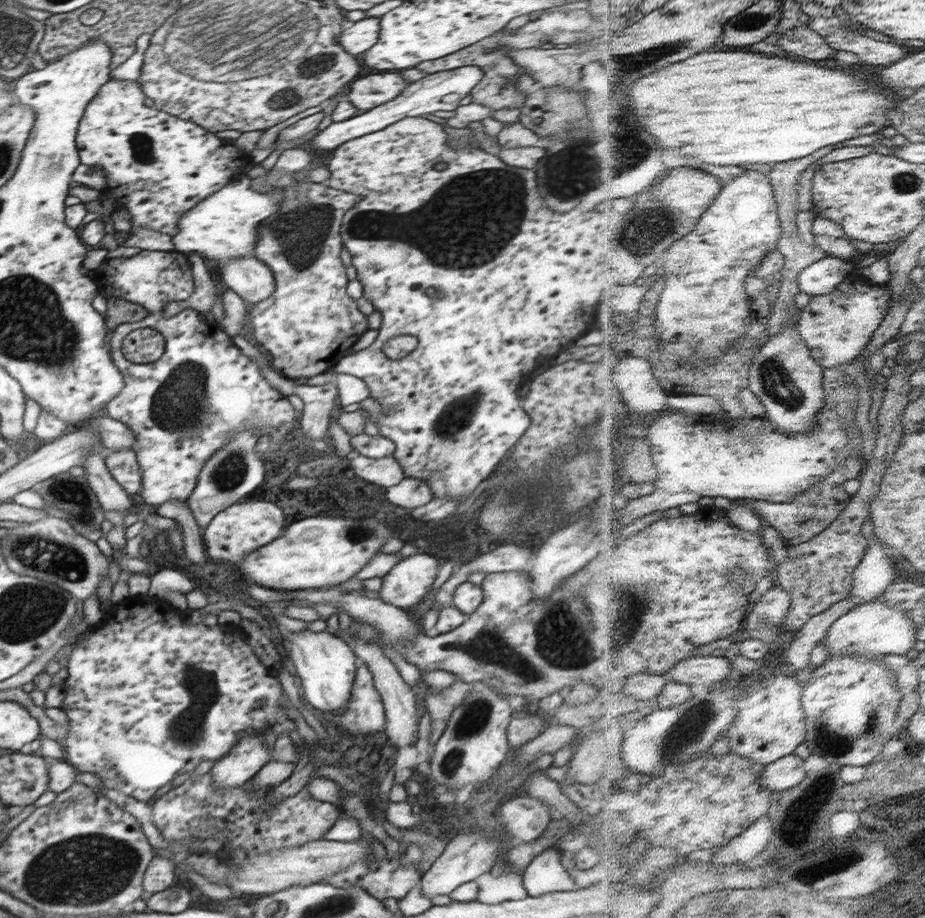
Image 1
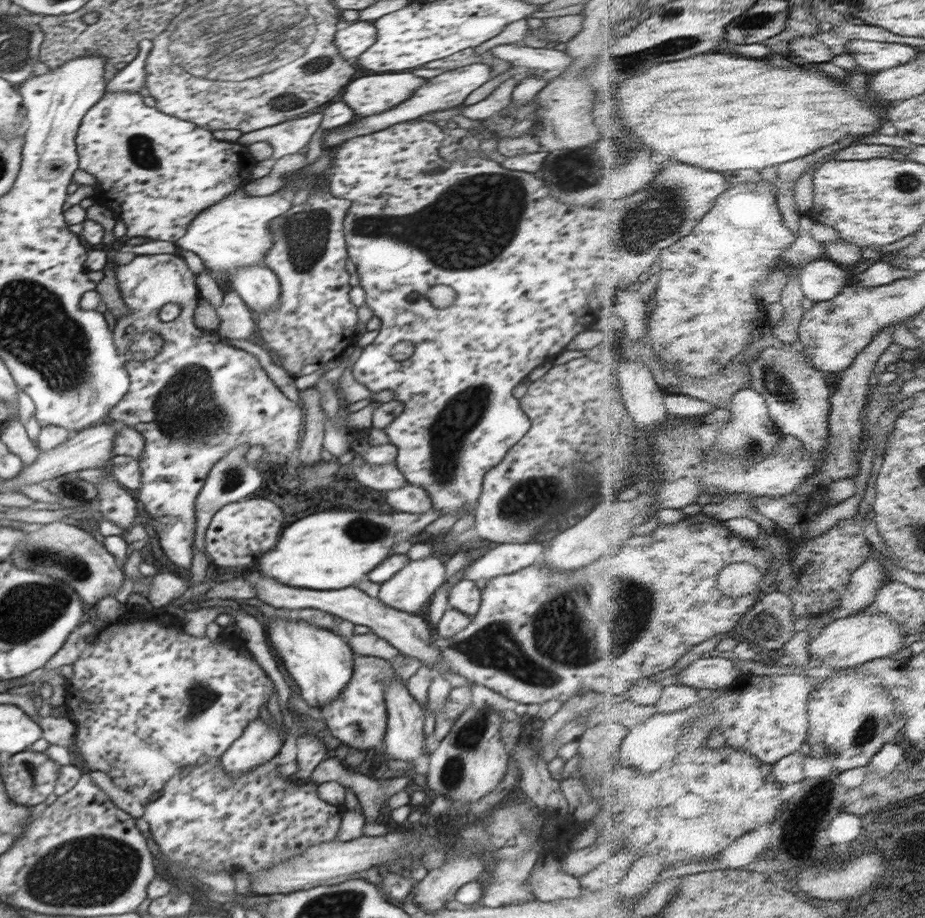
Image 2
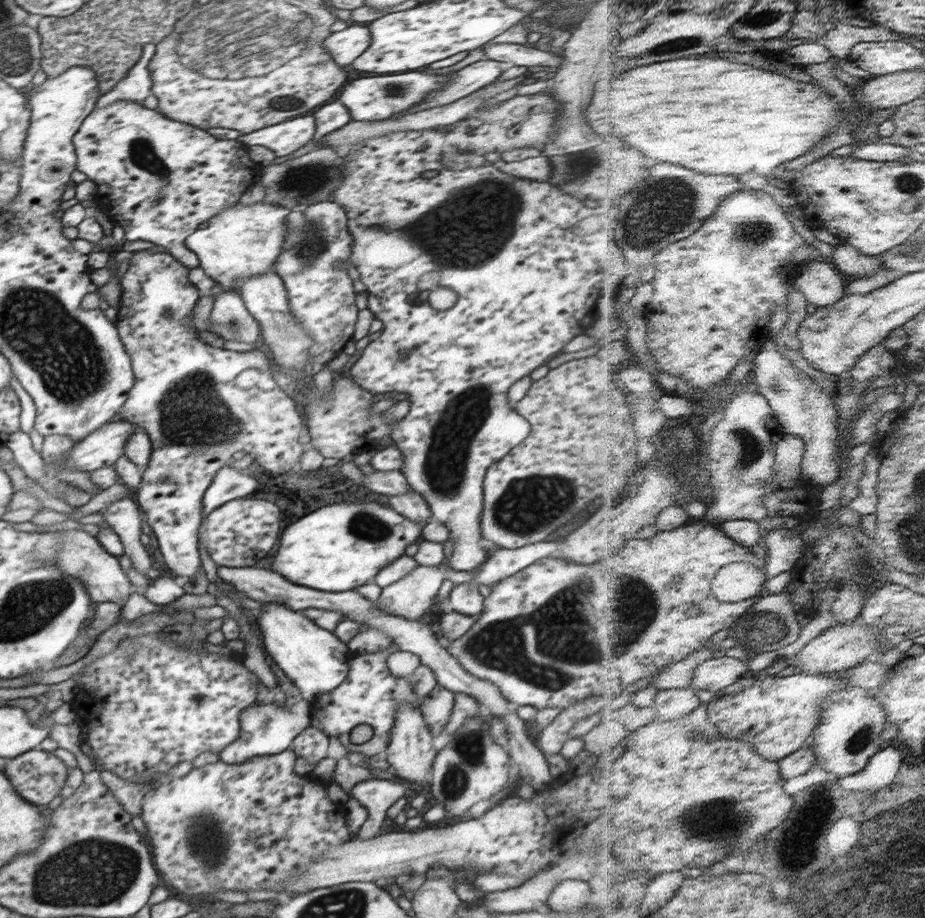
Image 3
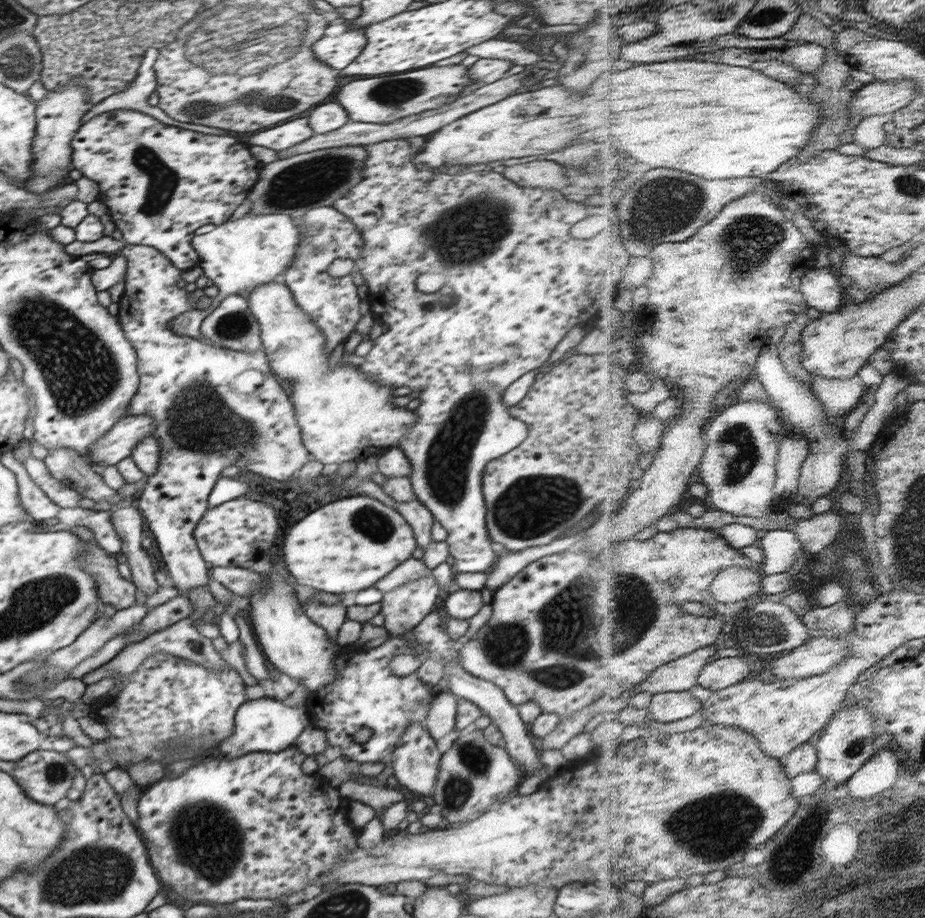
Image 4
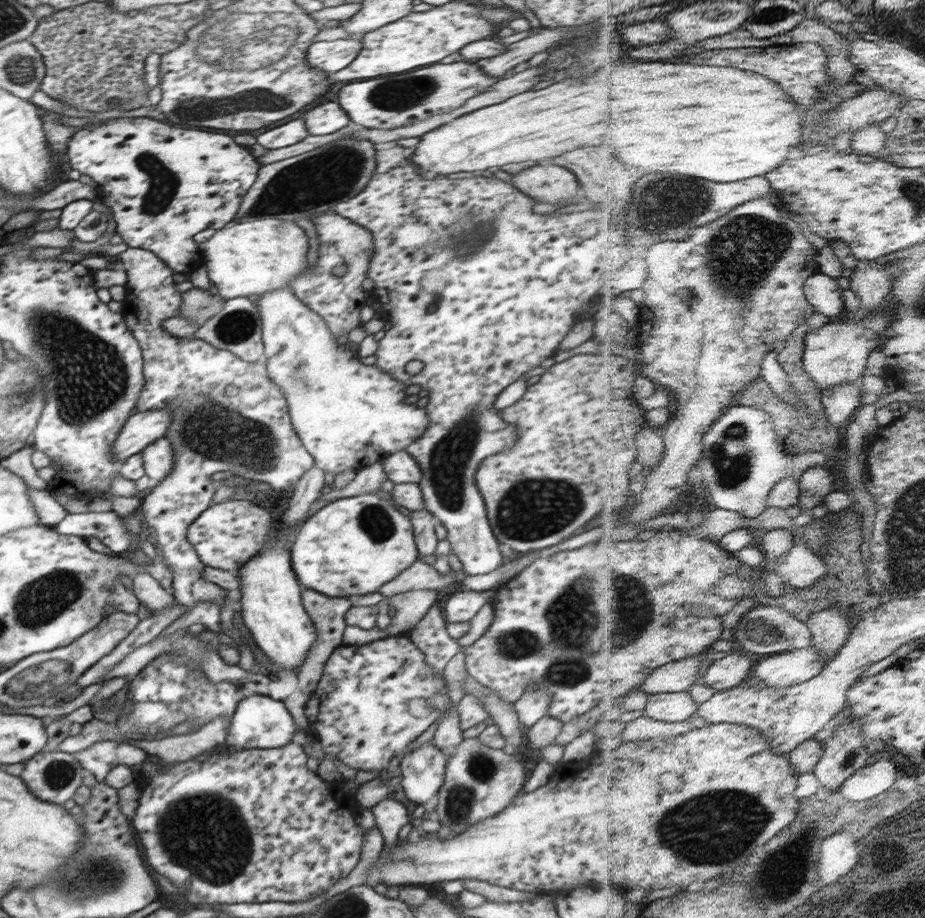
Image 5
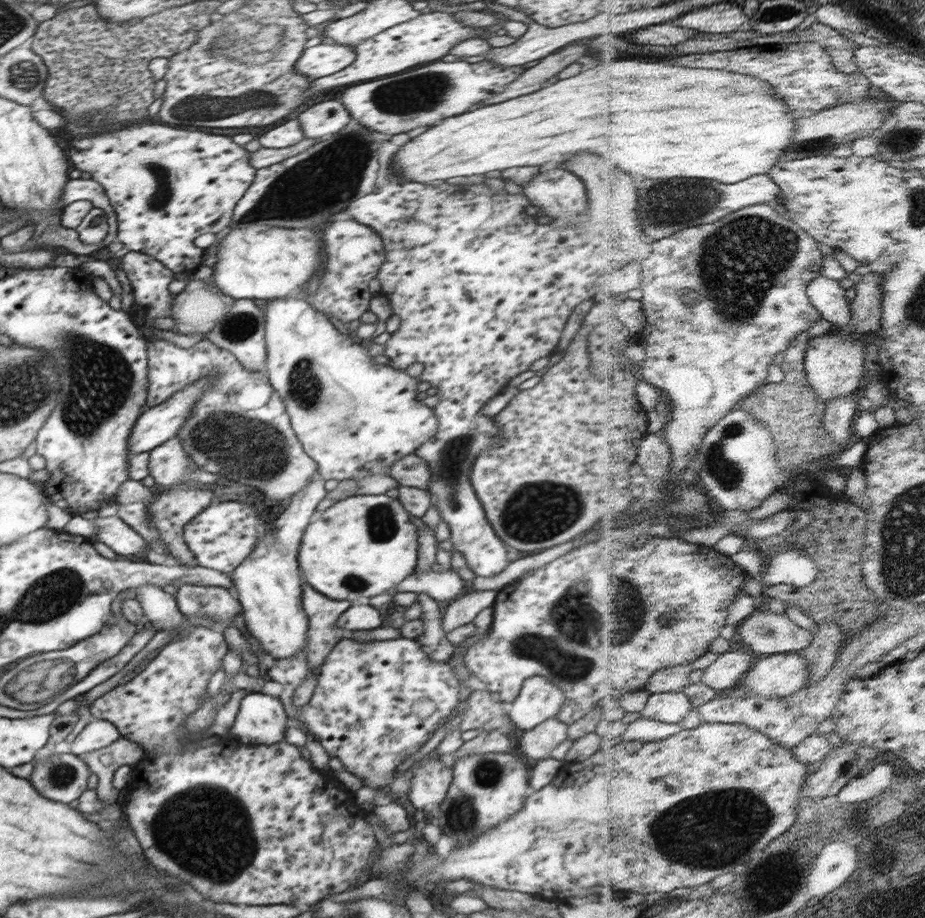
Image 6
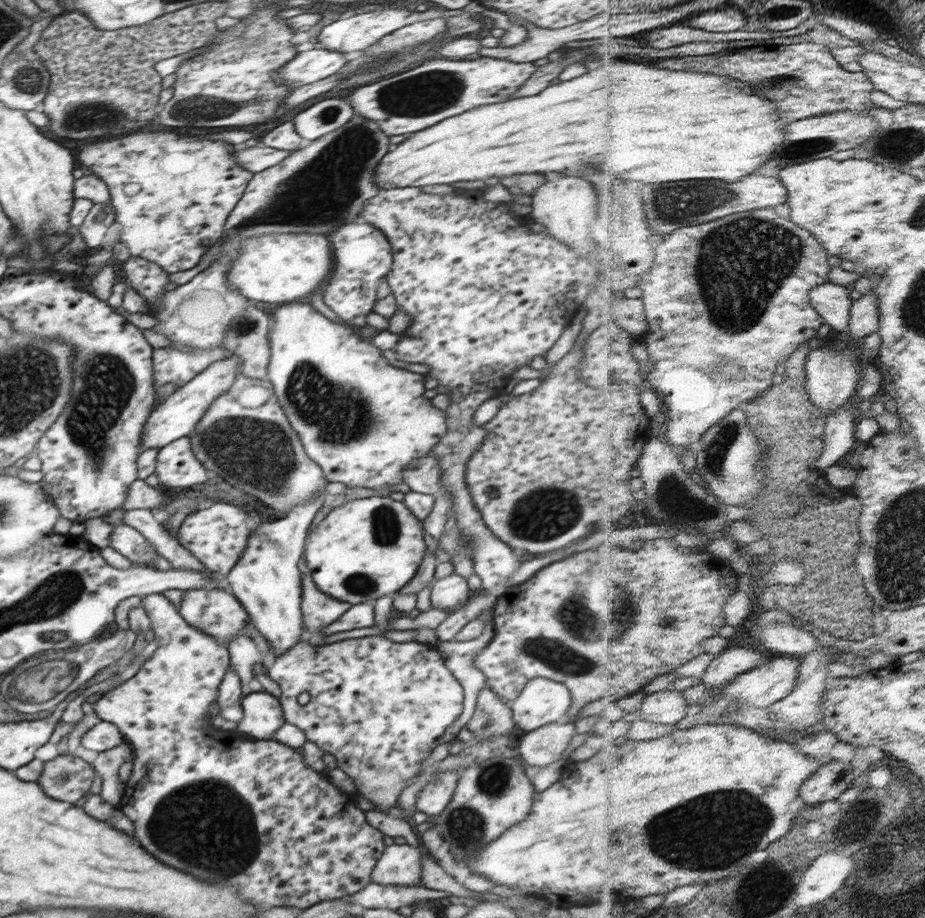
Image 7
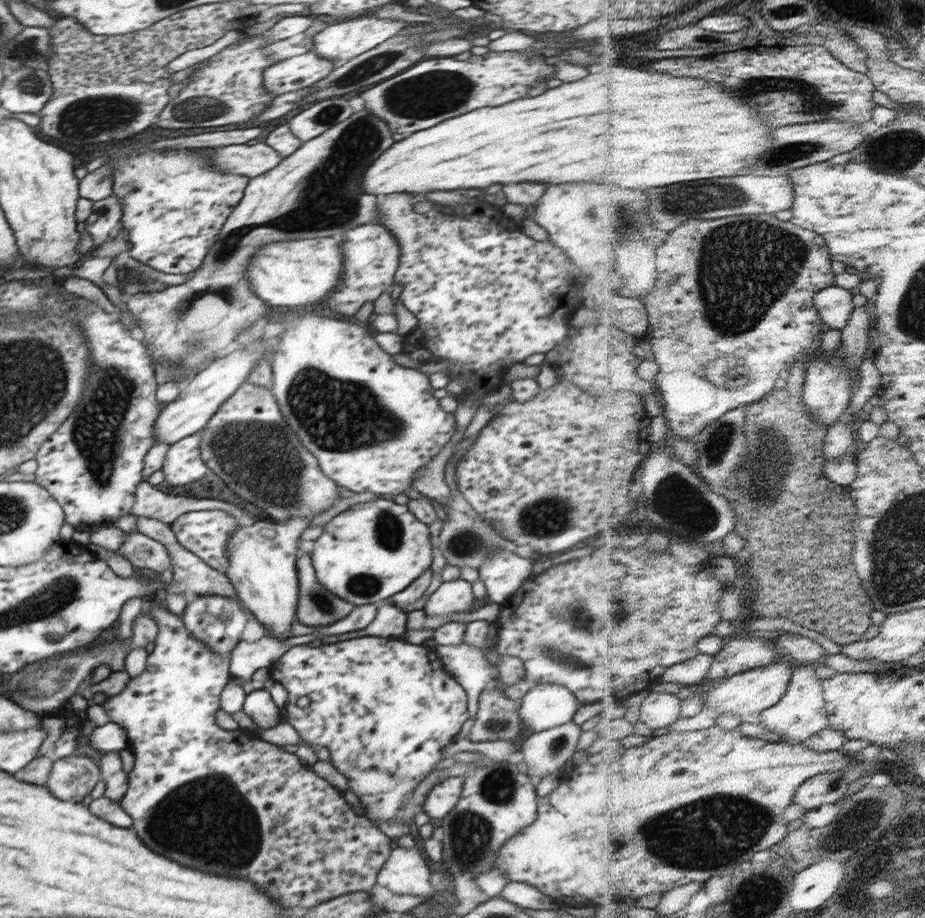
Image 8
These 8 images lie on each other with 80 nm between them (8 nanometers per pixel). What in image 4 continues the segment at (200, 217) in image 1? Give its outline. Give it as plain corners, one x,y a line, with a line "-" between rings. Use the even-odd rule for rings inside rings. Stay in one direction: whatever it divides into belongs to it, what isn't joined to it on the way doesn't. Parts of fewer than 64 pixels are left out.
250,211
240,219
228,219
226,222
216,225
216,228
211,232
205,233
204,235
194,235
191,243
199,254
199,259
201,260
200,267
203,270
203,275
210,280
210,284
218,287
218,295
212,298
210,306
206,309
200,310
193,308
176,316
176,318
172,319
168,324
170,330
176,335
194,337
206,344
220,347
216,346
210,338
202,336
202,321
220,305
221,300
233,294
245,296
259,284
281,280
282,275
286,273
287,268
293,263
297,255
298,245
302,239
298,230
299,226
294,223
294,220
292,220
288,214
256,215

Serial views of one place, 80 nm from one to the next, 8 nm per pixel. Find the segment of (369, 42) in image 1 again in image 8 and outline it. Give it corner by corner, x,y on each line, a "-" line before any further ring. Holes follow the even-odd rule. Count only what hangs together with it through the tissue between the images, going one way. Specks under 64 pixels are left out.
309,51
266,68
263,86
270,94
280,96
311,87
321,78
330,75
335,68
332,61
320,59
320,54

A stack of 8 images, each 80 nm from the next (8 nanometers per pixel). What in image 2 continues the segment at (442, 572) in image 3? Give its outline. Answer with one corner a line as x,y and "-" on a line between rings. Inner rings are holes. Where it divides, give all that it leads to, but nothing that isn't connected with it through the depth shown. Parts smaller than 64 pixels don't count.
435,557
409,561
380,585
377,597
386,606
417,615
426,602
431,602
436,590
450,580
445,576
445,564

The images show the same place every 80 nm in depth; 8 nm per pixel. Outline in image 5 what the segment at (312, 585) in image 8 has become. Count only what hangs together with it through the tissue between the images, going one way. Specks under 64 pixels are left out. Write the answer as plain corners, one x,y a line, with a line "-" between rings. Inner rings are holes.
308,589
301,593
302,604
306,609
306,613
310,616
317,632
317,639
312,643
307,653
305,662
301,664
297,679
299,680
296,690
283,700
285,707
297,724
300,731
307,733
310,731
309,719
305,715
306,703
311,699
313,692
322,678
325,662
328,660
334,650
343,643
344,629
346,629
346,612
350,608
351,602
347,597
329,597
325,594

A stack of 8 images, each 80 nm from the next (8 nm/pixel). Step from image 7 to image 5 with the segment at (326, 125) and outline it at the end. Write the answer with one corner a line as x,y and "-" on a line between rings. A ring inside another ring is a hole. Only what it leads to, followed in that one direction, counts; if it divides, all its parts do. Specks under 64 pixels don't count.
318,102
317,104
320,104
320,106
314,104
314,108
308,109
308,111
304,113
303,118
306,129
311,136
332,134
338,132
338,130
344,128
344,126
350,123
350,118
347,115
347,112
339,104
336,104
336,102
326,102
326,104

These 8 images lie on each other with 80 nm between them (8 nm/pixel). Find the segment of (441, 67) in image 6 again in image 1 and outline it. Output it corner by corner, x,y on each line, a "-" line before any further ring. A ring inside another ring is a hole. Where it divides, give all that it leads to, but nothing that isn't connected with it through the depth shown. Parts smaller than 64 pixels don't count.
388,71
386,74
376,74
352,84
350,92
344,98
359,110
368,111
394,100
409,85
401,74

